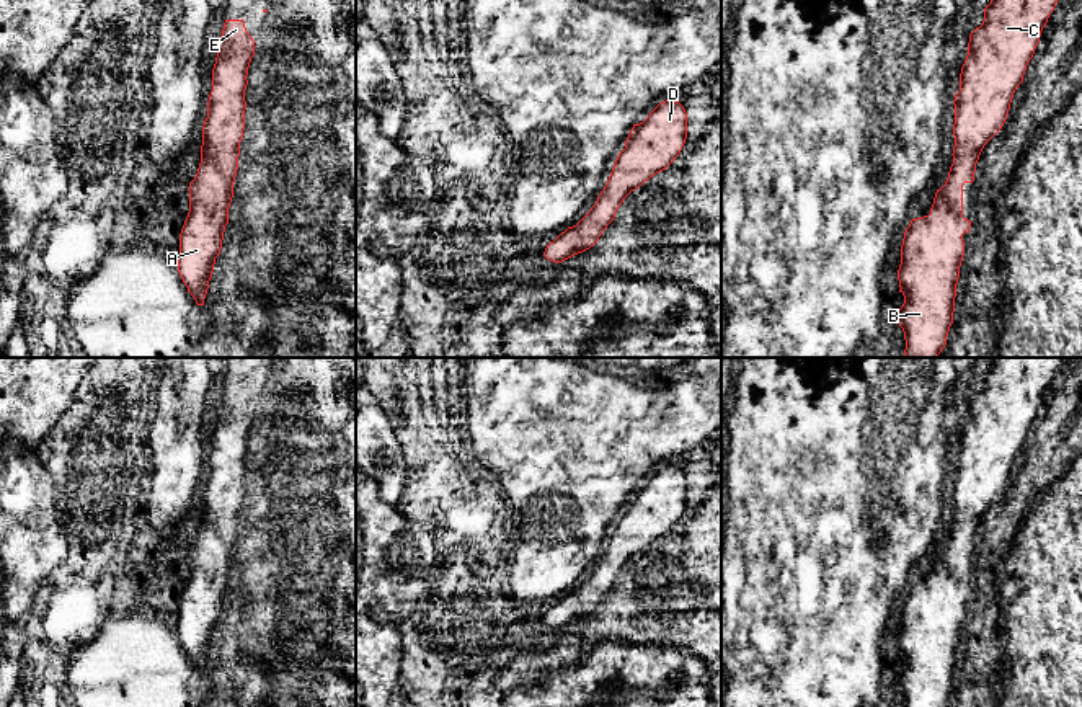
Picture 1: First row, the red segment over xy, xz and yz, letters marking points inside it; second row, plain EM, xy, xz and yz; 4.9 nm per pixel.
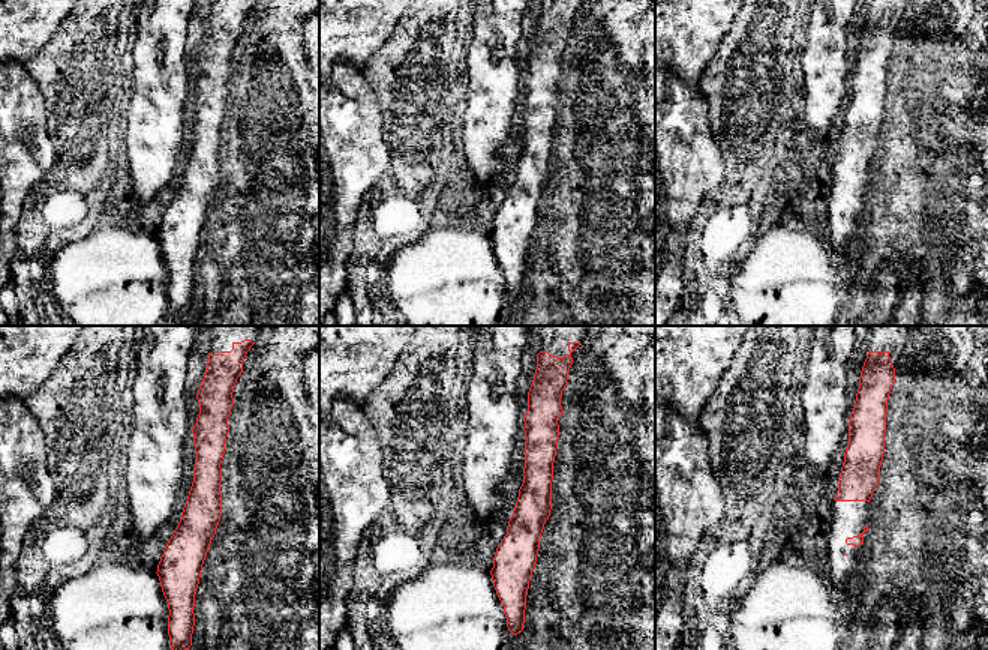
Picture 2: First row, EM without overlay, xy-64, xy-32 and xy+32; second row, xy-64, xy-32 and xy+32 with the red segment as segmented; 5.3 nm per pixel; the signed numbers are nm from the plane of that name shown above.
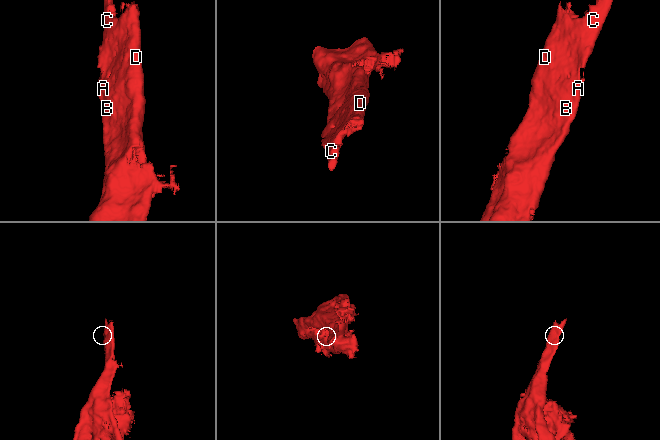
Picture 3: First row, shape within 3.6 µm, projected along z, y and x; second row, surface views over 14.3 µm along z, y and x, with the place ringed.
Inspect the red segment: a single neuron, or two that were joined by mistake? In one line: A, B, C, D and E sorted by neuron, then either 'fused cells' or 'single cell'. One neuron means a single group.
groups A B C D E; single cell

